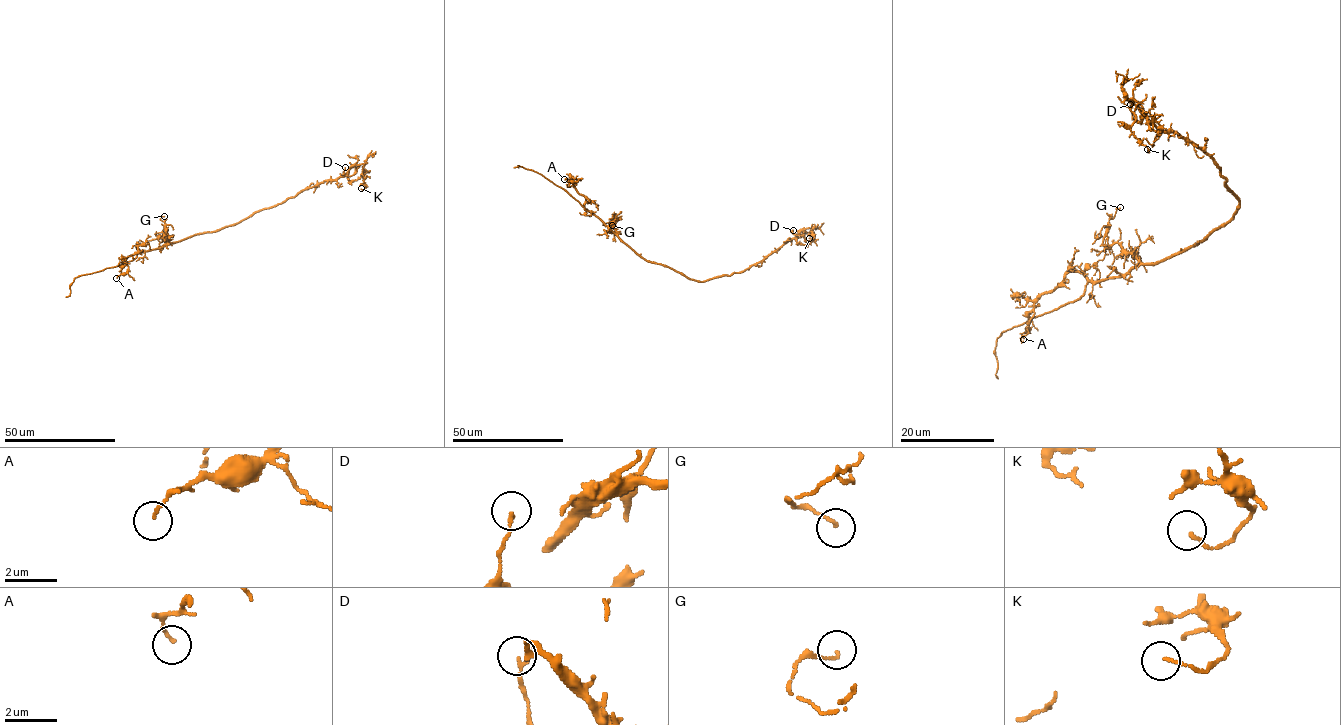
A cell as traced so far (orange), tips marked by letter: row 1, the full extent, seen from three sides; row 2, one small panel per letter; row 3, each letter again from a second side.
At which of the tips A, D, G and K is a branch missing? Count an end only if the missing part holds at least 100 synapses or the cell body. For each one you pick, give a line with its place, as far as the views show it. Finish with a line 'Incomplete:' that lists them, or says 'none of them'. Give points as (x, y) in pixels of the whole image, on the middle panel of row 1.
Incomplete: none of them

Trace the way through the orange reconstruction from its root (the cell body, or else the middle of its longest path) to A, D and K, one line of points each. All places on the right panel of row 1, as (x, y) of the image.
A: (1211, 233), (1163, 260), (1139, 263), (1124, 275), (1089, 281), (1081, 272), (1068, 272), (1037, 300), (1023, 339)
D: (1211, 233), (1238, 206), (1221, 171), (1197, 145), (1157, 128), (1132, 100), (1143, 109), (1140, 123), (1130, 104)
K: (1211, 233), (1238, 206), (1221, 171), (1197, 145), (1161, 132), (1126, 97), (1135, 117), (1131, 132), (1147, 149)

